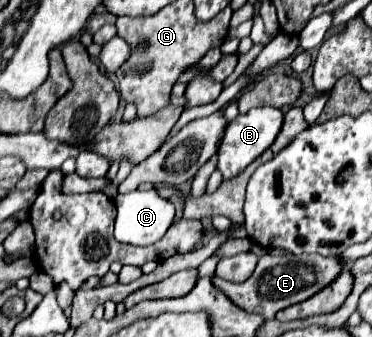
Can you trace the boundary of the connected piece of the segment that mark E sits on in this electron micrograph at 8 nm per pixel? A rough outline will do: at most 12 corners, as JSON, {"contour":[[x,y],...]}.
{"contour":[[263,256],[245,282],[215,278],[239,308],[273,320],[327,288],[339,256]]}

